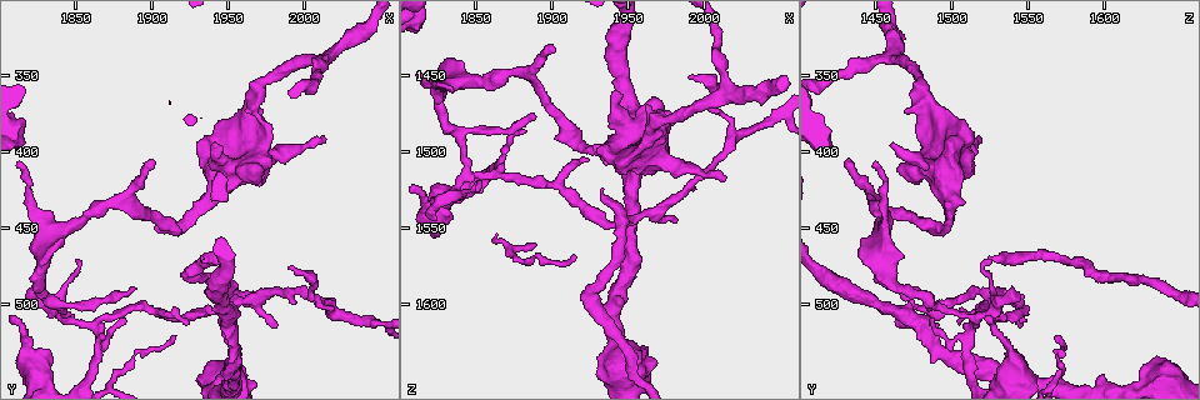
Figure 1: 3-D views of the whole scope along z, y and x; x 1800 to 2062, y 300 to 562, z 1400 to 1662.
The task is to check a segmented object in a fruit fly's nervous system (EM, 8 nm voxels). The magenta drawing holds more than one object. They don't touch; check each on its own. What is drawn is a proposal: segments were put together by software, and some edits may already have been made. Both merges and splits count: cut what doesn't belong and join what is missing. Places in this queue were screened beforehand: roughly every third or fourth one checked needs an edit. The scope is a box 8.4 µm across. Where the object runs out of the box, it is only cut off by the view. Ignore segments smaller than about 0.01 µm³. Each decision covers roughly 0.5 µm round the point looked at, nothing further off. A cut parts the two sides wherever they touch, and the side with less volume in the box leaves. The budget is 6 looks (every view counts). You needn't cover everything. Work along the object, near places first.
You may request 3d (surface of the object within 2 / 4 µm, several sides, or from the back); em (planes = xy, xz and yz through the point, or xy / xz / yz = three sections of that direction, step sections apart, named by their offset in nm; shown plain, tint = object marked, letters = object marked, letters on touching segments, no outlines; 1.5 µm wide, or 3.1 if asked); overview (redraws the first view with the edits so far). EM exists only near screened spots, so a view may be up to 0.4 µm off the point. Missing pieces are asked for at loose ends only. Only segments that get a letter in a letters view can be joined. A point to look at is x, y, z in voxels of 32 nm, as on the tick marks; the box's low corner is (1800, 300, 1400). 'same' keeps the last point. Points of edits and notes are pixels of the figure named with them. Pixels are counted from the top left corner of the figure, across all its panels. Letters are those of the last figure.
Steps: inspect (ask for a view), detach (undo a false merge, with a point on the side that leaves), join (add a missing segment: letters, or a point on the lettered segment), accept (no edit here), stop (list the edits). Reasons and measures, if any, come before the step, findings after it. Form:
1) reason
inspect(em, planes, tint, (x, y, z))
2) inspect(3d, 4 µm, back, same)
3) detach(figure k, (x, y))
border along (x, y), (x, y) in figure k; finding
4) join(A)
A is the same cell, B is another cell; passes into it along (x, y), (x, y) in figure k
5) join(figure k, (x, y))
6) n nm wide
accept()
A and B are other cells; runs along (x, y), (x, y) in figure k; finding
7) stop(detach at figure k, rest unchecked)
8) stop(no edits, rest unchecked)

thick turns thin
inspect(em, planes, letters, (1980, 400, 1508))

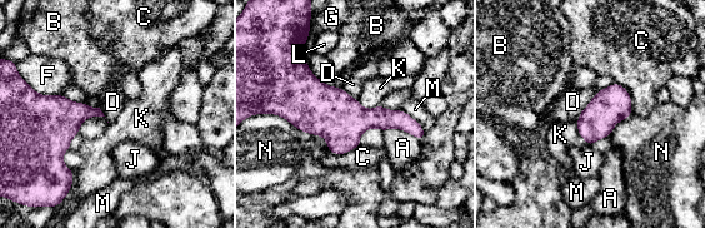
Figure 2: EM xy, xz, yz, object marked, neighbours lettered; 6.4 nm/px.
90 nm wide
accept()
A, B, C, D, F, G, J, K, L, M and N are other cells; all the same neuron

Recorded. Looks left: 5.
end of a long branch
inspect(em, planes, letters, (1934, 470, 1524))

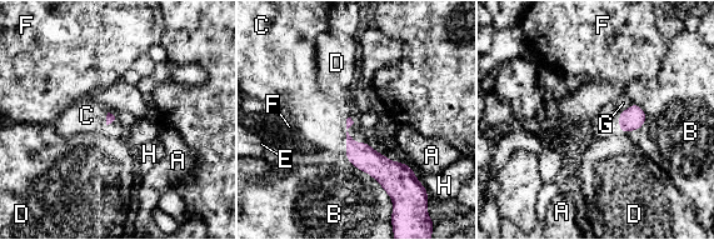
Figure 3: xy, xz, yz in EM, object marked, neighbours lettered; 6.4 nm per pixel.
join(C)
C is the same cell, A, B, D, E, F, G and H are other cells; the neuron continues

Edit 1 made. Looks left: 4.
see it whole again
inspect(overview)

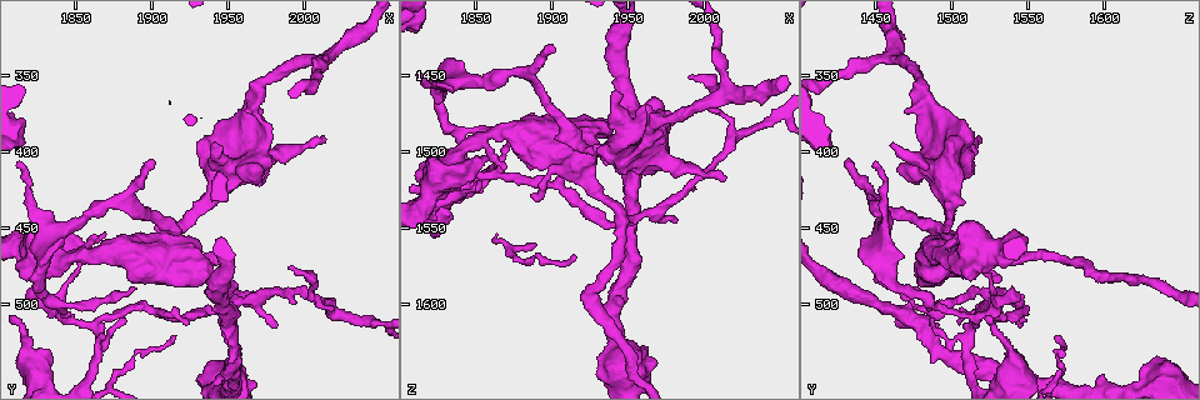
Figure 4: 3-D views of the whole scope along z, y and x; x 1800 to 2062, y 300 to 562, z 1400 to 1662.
free end
inspect(em, xy, step 4, tint, (1942, 392, 1462))

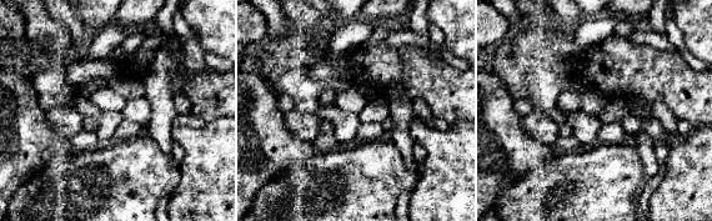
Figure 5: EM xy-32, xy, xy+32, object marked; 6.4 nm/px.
inspect(em, planes, letters, same)

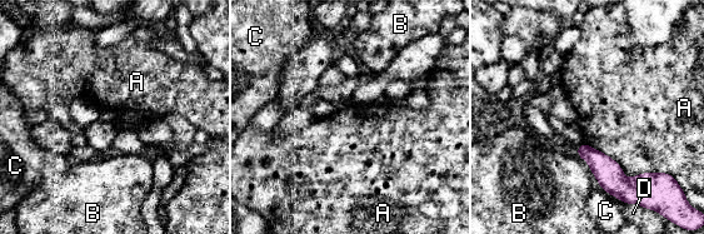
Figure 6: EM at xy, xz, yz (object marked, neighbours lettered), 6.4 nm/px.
A touches over 600 nm
accept()
A, B, C and D are other cells; runs along (580, 150), (619, 183), (652, 177) in figure 6; no lettered segment goes on from it

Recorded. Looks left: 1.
stop(join at figure 3, rest unchecked)

